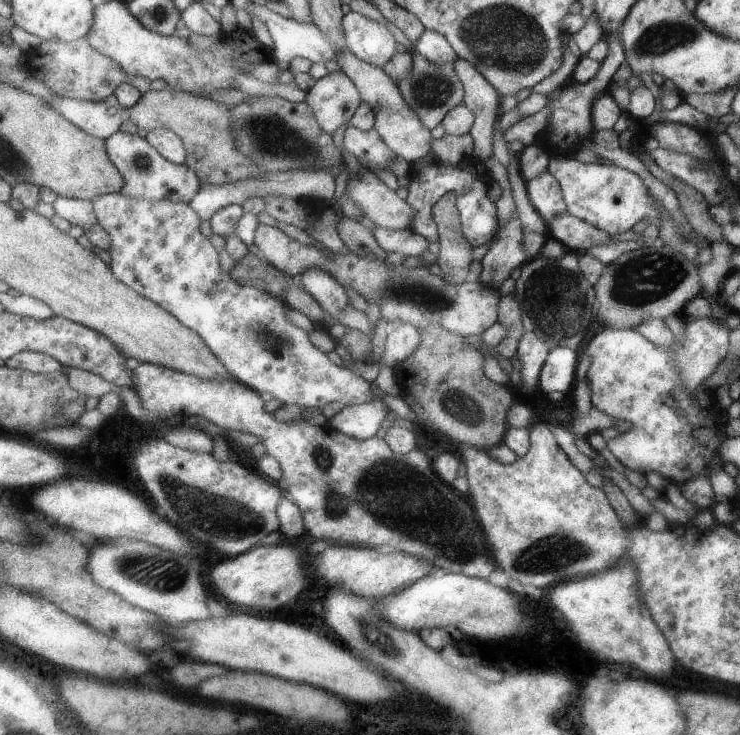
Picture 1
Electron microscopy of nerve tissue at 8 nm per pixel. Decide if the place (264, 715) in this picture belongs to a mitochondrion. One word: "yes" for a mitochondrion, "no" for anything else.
no

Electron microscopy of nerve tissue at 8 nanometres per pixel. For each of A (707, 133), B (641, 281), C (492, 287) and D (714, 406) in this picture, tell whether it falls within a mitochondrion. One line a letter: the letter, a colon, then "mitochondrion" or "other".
A: other
B: mitochondrion
C: other
D: other

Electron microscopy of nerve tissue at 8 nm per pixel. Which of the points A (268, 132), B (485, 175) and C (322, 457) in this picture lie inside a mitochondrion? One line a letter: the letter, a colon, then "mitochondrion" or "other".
A: mitochondrion
B: other
C: mitochondrion

